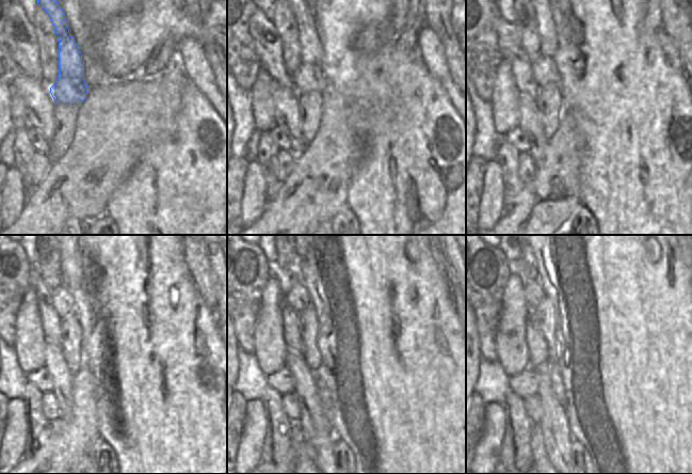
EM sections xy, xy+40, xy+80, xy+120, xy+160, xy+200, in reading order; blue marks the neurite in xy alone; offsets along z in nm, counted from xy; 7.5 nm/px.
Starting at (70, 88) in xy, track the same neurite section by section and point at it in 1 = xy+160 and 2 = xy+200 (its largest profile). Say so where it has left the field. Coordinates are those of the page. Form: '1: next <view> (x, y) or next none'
1: next xy+160 (304, 299)
2: next xy+200 (542, 295)

